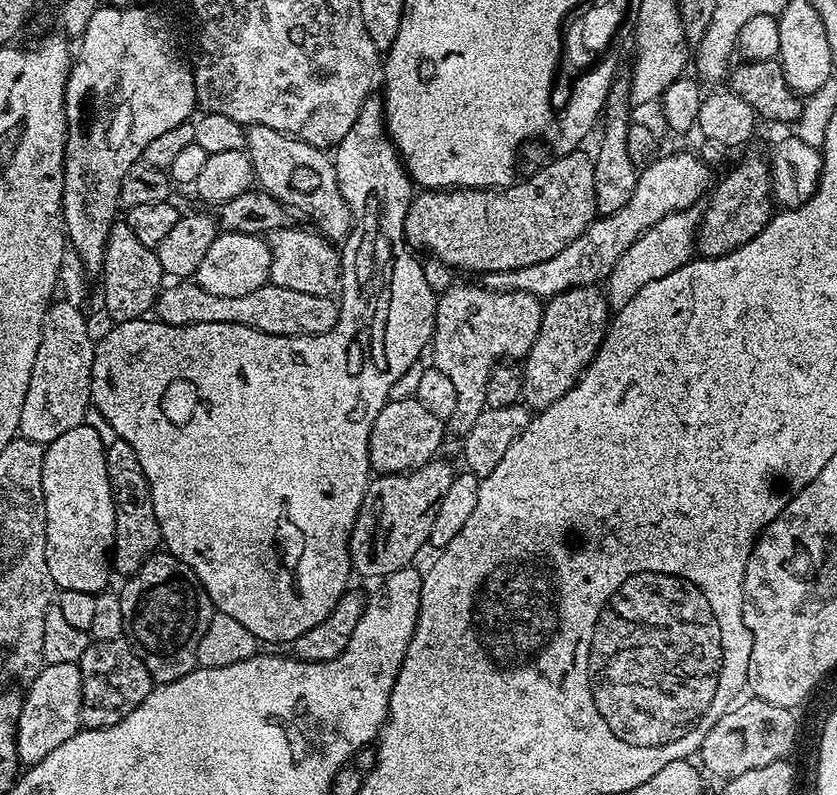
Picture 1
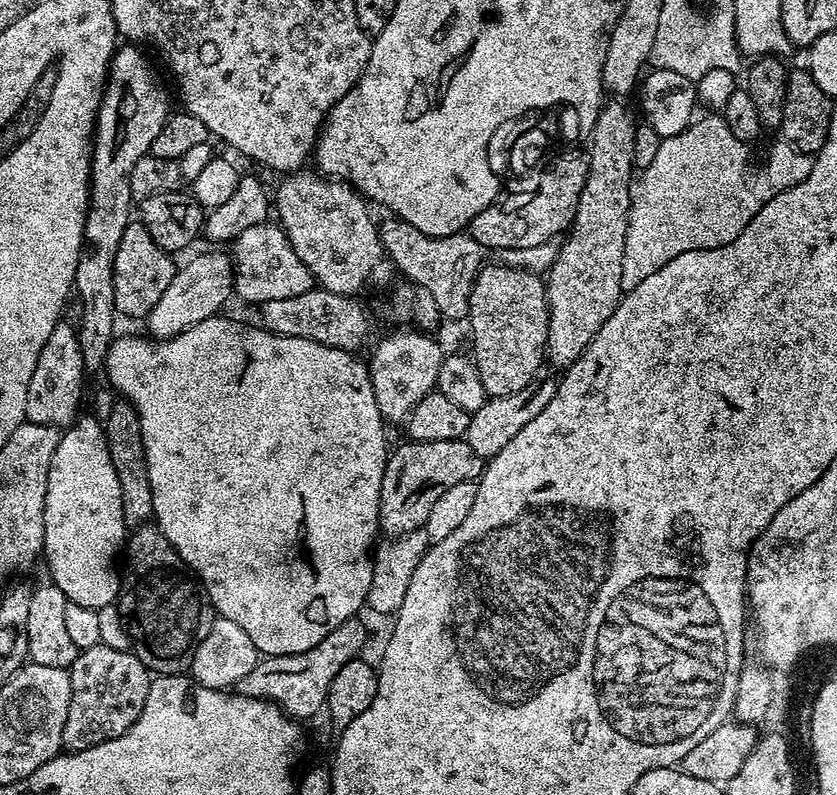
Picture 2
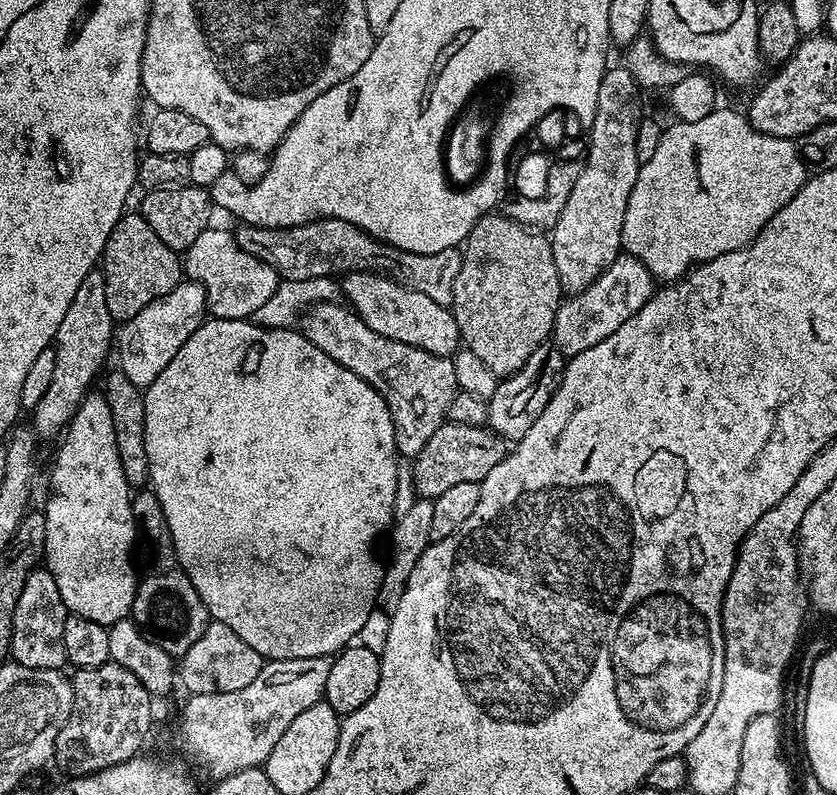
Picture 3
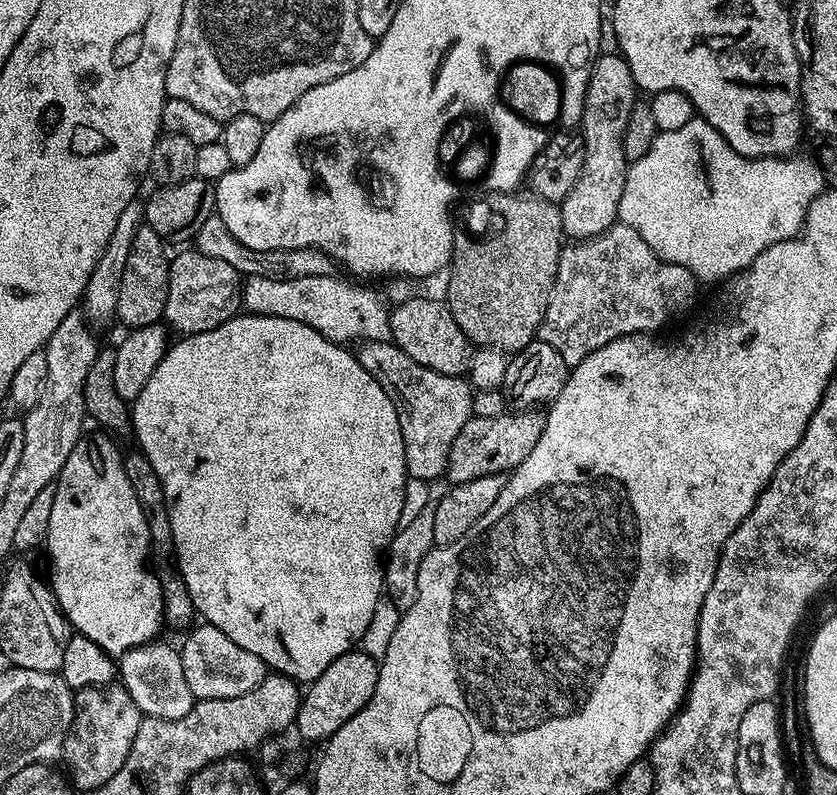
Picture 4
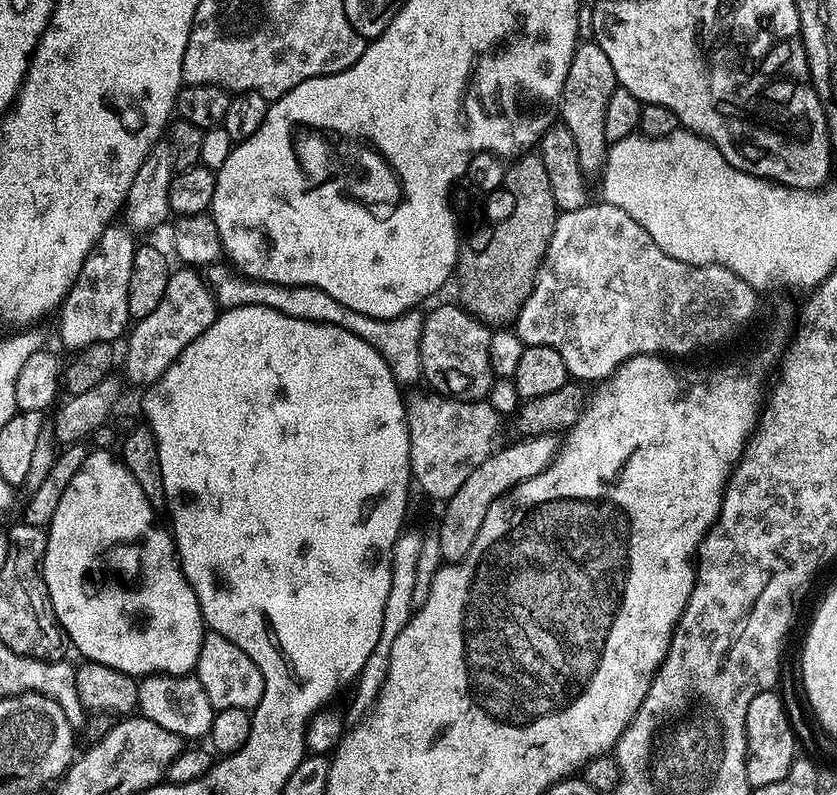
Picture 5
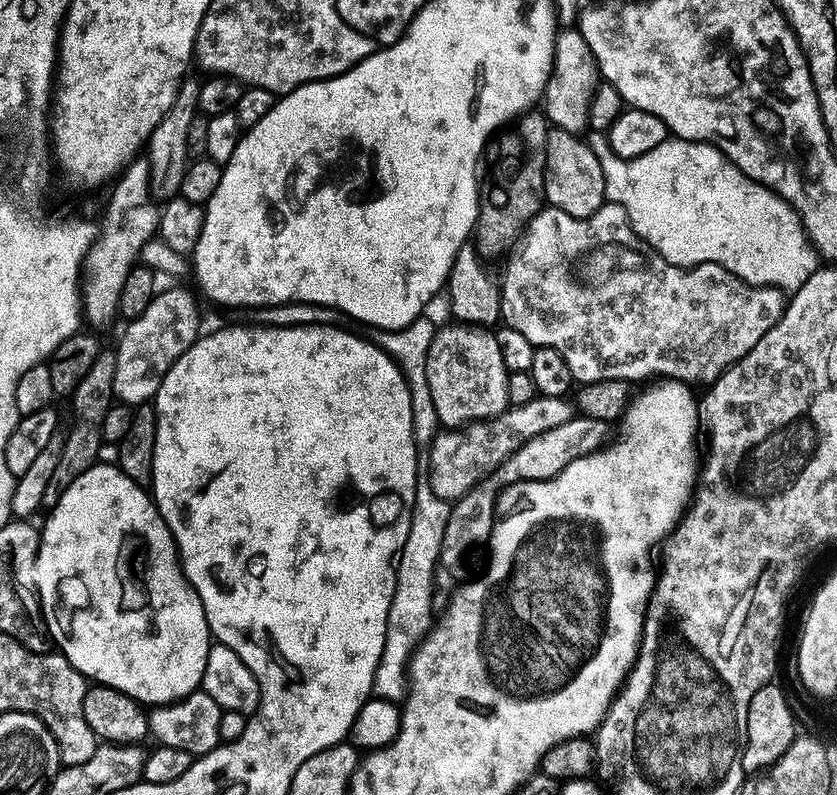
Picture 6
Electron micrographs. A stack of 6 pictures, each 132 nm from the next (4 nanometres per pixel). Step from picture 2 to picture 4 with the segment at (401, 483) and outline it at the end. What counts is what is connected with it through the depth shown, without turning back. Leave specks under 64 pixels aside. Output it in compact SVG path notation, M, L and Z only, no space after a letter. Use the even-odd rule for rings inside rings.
M512 410L498 418L482 418L473 415L472 419L458 430L454 446L450 446L446 480L449 485L470 482L483 476L497 476L511 473L512 469L524 461L526 454L534 450L538 438L542 438L545 413L540 410Z

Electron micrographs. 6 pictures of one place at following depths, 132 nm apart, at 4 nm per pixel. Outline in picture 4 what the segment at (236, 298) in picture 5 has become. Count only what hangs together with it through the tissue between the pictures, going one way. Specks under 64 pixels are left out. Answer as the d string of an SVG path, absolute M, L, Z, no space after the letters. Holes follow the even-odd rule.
M339 275L306 276L304 278L282 278L281 276L249 276L243 281L240 302L243 311L257 316L273 316L274 318L294 318L294 322L306 322L314 330L318 330L327 340L348 342L367 342L369 340L388 340L392 334L392 314L387 304L372 288L362 288L361 283L352 285L351 279L339 280Z

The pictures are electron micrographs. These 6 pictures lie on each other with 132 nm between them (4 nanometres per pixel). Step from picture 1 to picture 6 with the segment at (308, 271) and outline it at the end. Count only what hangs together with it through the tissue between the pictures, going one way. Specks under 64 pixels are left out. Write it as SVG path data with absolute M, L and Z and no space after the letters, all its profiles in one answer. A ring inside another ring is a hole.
M168 288L157 291L150 306L138 314L138 318L123 325L120 345L114 348L116 369L112 383L112 395L121 405L147 404L155 397L162 378L178 362L182 354L201 335L200 312L196 302L184 288Z

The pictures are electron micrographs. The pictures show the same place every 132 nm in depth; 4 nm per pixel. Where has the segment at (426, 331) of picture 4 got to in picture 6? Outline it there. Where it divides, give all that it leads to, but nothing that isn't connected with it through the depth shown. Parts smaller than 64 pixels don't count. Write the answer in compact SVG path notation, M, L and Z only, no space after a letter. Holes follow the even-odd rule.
M451 322L443 328L437 327L434 342L430 342L430 354L426 360L426 382L430 382L430 398L434 398L434 410L438 410L438 418L441 425L448 430L460 430L470 424L483 422L485 420L493 420L498 414L502 414L510 407L508 403L508 374L509 370L506 362L502 362L502 349L498 347L498 338L495 331L489 330L484 326L469 326L459 322Z

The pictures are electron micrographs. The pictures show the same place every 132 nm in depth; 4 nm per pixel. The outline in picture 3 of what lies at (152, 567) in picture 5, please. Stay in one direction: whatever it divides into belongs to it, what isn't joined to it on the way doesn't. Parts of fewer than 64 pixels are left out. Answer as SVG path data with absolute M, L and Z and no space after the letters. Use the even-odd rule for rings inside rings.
M89 391L72 415L72 421L63 429L60 442L56 461L52 464L52 493L48 496L48 505L42 508L46 518L44 560L54 582L58 582L58 594L62 594L64 607L71 615L111 626L131 613L136 597L138 575L132 565L132 547L136 544L136 532L138 536L138 521L132 513L133 493L118 458L114 417L110 415L103 391Z

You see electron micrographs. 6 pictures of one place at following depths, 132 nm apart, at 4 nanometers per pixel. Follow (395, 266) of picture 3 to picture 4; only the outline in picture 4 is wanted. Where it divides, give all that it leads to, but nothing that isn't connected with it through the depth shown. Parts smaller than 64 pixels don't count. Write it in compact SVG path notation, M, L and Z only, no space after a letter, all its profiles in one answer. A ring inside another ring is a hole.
M215 214L210 218L206 218L202 230L198 230L198 234L194 238L194 244L202 254L227 262L228 265L234 266L236 272L243 274L245 277L281 276L282 278L304 278L306 276L331 276L334 272L332 257L326 255L320 248L270 250L269 252L250 250L250 246L238 242L238 238L234 238L234 234L230 234L230 230L226 230L226 222L222 222L222 218Z

